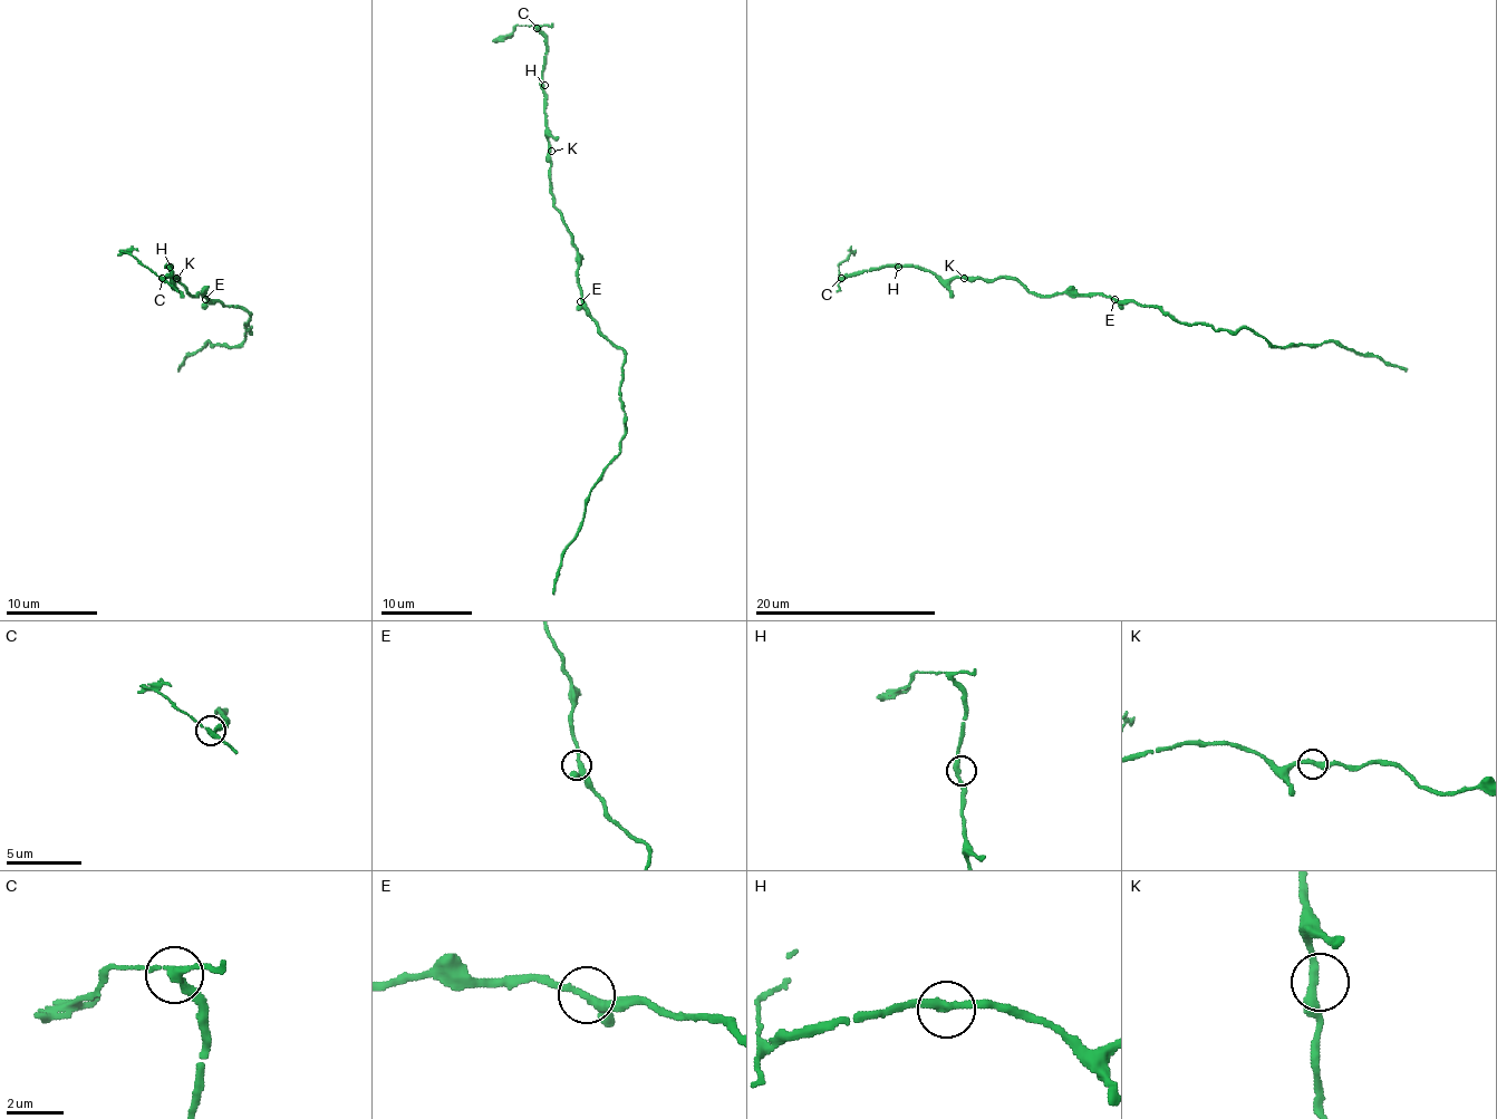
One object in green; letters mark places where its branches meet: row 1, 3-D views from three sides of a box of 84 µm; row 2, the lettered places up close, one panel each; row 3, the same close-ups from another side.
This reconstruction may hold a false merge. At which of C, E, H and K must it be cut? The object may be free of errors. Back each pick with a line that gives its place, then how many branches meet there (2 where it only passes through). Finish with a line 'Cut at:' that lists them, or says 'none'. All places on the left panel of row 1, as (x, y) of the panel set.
C: Place: (162, 278). Branches: 3
Cut at: C

